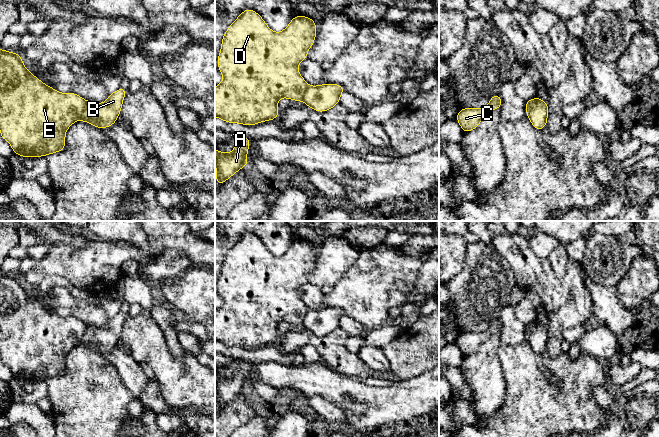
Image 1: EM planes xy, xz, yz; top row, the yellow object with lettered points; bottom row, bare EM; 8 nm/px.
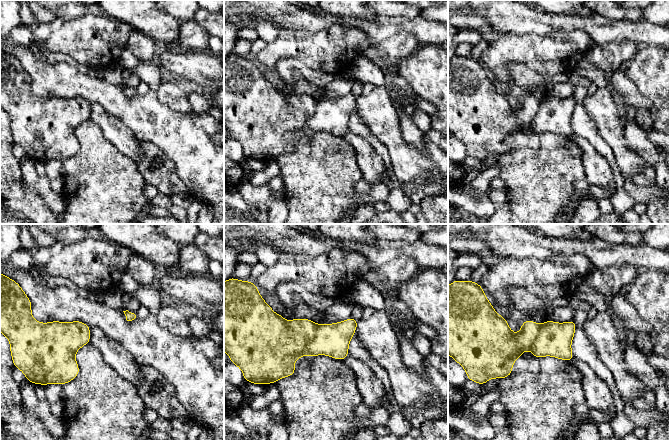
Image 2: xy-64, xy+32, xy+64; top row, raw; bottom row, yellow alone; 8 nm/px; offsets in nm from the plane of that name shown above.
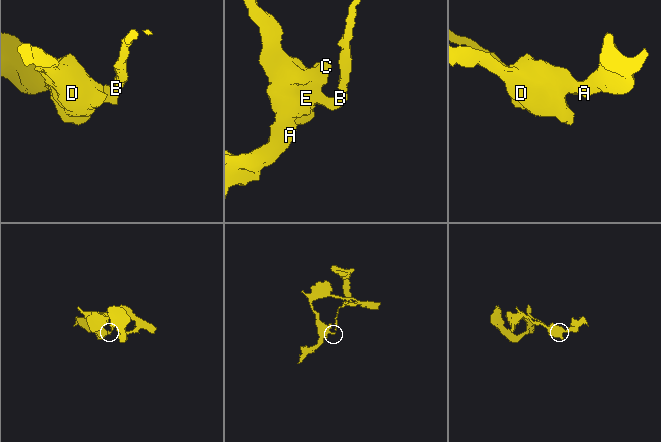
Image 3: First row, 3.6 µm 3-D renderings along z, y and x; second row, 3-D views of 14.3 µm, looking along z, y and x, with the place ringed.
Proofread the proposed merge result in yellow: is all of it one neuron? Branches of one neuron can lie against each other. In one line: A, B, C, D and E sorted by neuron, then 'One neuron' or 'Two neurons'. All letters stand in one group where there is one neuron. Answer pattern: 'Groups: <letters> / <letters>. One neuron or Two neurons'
Groups: A C D E / B. Two neurons

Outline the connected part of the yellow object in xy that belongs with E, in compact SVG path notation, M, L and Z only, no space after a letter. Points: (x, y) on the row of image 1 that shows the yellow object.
M0 48L0 135L8 141L13 153L21 157L45 157L64 150L68 128L82 115L86 100L75 93L60 93L29 72L21 56Z

